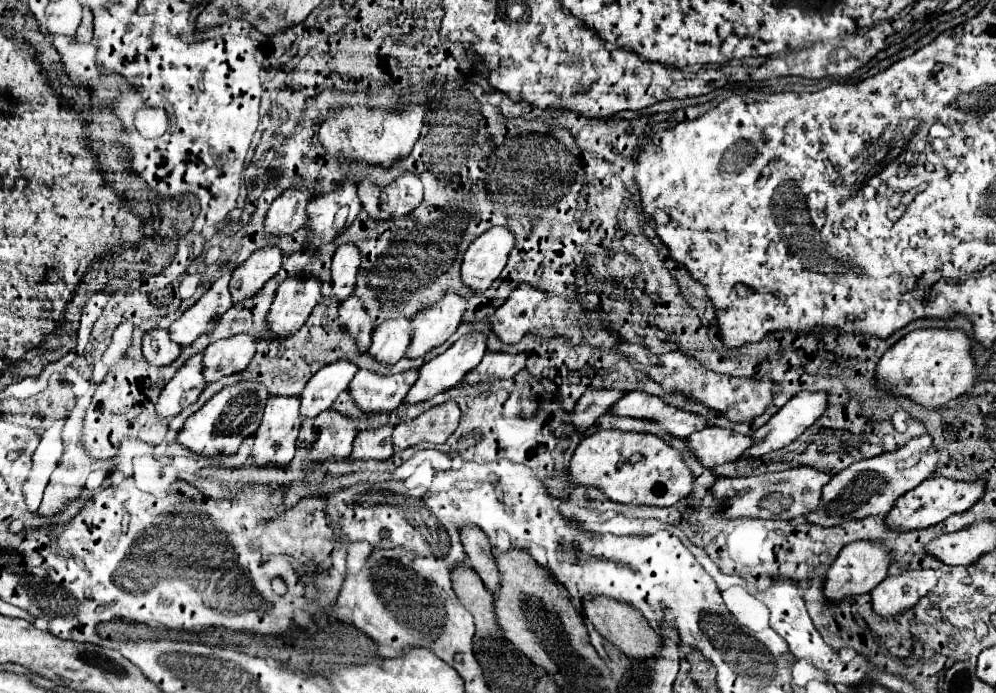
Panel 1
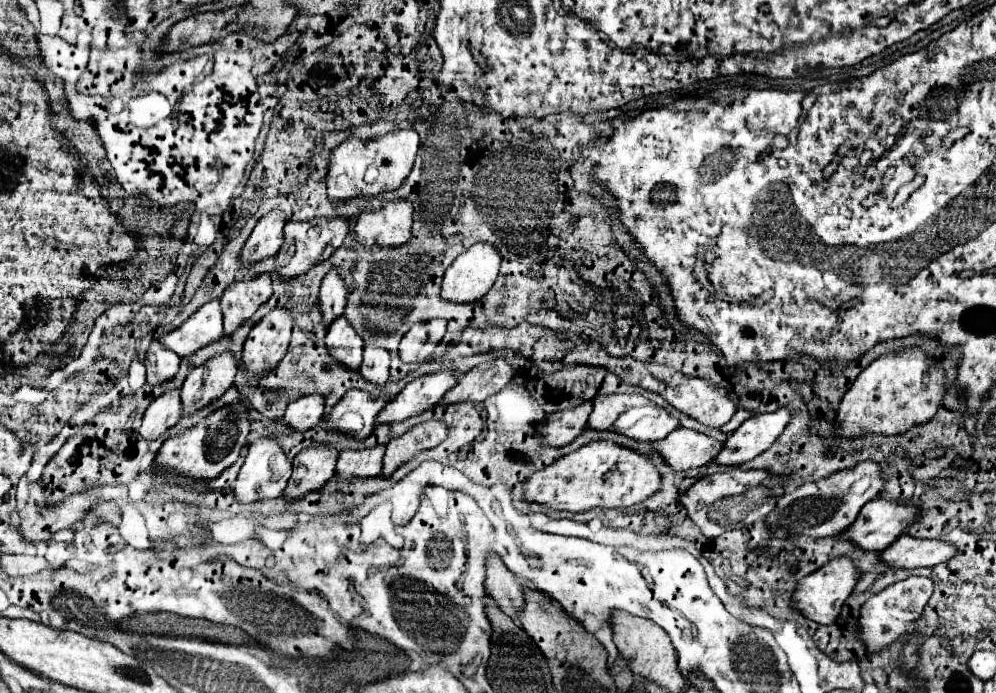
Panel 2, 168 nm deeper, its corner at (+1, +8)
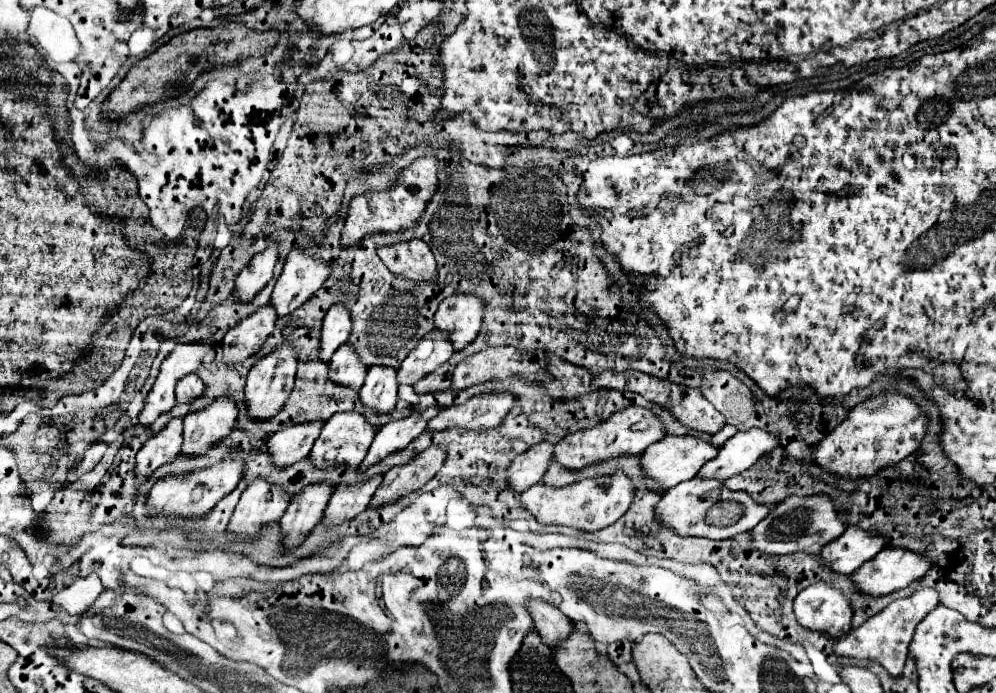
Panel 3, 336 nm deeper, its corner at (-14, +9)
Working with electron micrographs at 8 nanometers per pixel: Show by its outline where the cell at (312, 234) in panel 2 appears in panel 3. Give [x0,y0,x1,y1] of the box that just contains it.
[272,249,330,317]

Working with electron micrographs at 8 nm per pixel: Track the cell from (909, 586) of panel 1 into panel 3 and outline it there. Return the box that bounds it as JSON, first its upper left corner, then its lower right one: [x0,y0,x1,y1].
[834,589,938,677]

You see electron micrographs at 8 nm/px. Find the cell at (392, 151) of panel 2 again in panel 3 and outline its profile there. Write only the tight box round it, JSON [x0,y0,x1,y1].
[340,157,438,247]

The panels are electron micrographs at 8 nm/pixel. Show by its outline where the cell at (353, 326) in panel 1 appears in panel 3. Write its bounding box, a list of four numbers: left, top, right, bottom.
[328,343,368,389]

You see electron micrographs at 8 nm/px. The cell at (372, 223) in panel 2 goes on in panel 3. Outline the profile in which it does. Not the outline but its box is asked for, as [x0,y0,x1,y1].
[378,241,436,281]

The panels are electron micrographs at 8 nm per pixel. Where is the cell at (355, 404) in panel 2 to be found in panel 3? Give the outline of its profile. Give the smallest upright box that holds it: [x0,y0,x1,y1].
[308,413,376,469]

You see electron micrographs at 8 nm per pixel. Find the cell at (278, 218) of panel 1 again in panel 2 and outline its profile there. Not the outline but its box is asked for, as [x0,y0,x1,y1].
[241,208,285,266]

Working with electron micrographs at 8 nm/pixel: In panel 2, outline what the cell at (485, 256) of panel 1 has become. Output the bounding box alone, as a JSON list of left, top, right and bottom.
[441,242,501,302]

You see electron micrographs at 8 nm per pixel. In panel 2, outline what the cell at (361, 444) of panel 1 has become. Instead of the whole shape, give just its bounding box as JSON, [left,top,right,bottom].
[337,444,385,478]

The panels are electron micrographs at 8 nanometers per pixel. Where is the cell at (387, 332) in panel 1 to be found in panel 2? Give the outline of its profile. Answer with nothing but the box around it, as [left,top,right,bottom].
[359,344,391,384]

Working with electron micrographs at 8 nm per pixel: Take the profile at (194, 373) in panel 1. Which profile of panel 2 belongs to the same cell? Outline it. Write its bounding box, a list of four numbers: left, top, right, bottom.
[141,388,183,440]

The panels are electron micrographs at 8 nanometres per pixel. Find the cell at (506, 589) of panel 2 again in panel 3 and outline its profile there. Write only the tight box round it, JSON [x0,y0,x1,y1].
[528,599,574,647]

